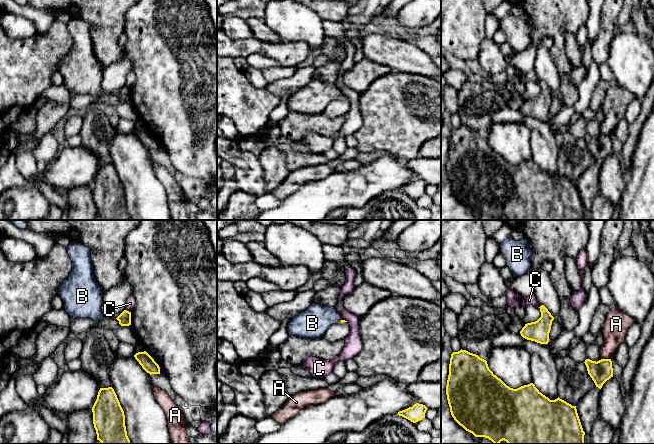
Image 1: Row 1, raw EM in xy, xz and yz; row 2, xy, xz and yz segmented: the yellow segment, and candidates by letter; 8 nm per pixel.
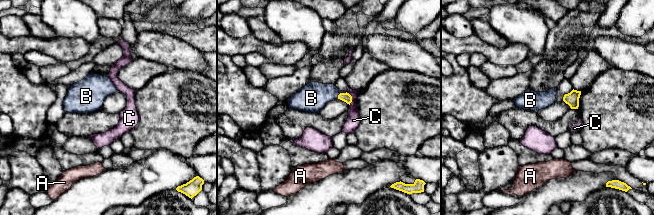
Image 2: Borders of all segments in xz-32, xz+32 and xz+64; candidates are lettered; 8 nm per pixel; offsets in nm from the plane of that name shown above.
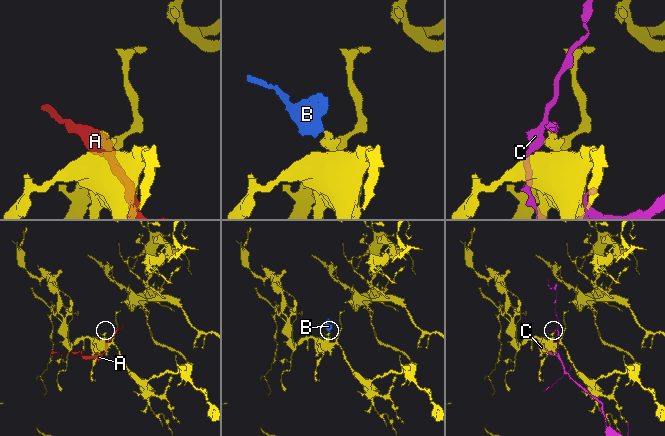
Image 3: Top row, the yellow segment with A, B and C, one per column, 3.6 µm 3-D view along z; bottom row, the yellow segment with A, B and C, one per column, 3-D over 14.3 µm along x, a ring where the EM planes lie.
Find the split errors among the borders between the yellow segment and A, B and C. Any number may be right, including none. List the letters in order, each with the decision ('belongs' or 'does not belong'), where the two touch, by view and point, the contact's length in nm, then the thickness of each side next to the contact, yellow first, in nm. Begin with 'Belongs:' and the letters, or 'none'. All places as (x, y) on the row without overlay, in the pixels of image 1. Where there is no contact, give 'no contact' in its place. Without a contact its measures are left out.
Belongs: B
A: does not belong; meets yellow in yz at (606, 135); contact 80 nm long; 170 nm thick on the yellow side, 200 nm on the other
B: belongs; meets yellow in xz at (341, 96); contact 40 nm long; 20 nm thick on the yellow side, 260 nm on the other
C: does not belong; meets yellow in xy at (128, 87); contact 50 nm long; 100 nm thick on the yellow side, 80 nm on the other

